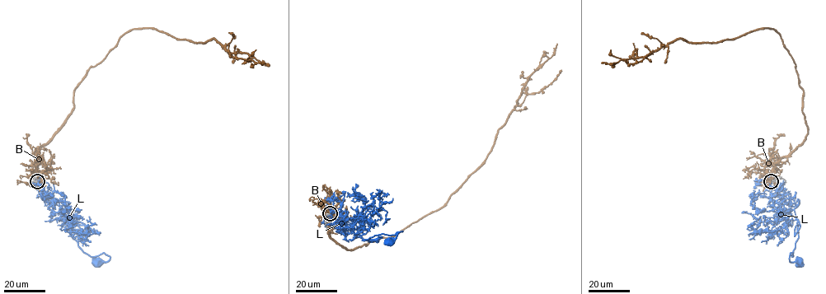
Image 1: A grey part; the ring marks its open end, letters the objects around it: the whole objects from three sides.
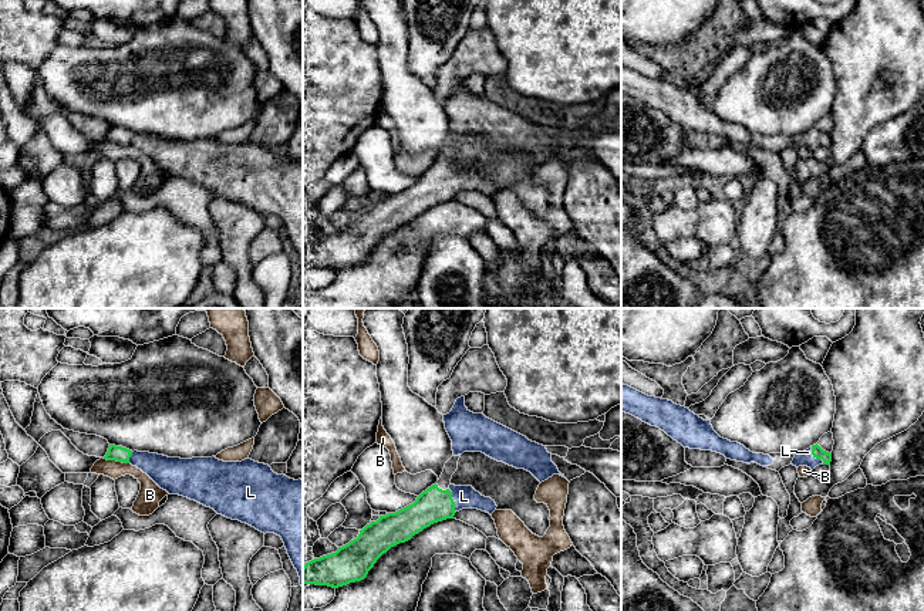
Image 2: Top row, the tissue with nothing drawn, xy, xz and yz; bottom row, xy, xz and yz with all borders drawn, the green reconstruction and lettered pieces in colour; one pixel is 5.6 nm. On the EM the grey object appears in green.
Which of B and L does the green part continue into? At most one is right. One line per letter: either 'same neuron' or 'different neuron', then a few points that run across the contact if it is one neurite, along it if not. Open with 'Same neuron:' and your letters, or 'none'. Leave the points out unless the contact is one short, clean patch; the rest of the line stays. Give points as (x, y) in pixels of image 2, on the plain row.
Same neuron: L
B: different neuron | xy (103, 139), (128, 145)
L: same neuron | yz (818, 134), (815, 138), (805, 139)

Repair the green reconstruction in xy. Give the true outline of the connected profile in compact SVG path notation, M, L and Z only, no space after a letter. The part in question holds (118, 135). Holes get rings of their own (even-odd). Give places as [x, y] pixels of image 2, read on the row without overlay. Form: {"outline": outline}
{"outline": "M109 126L107 142L131 145L169 176L179 176L262 215L281 219L303 269L303 162L245 141L168 139Z"}

